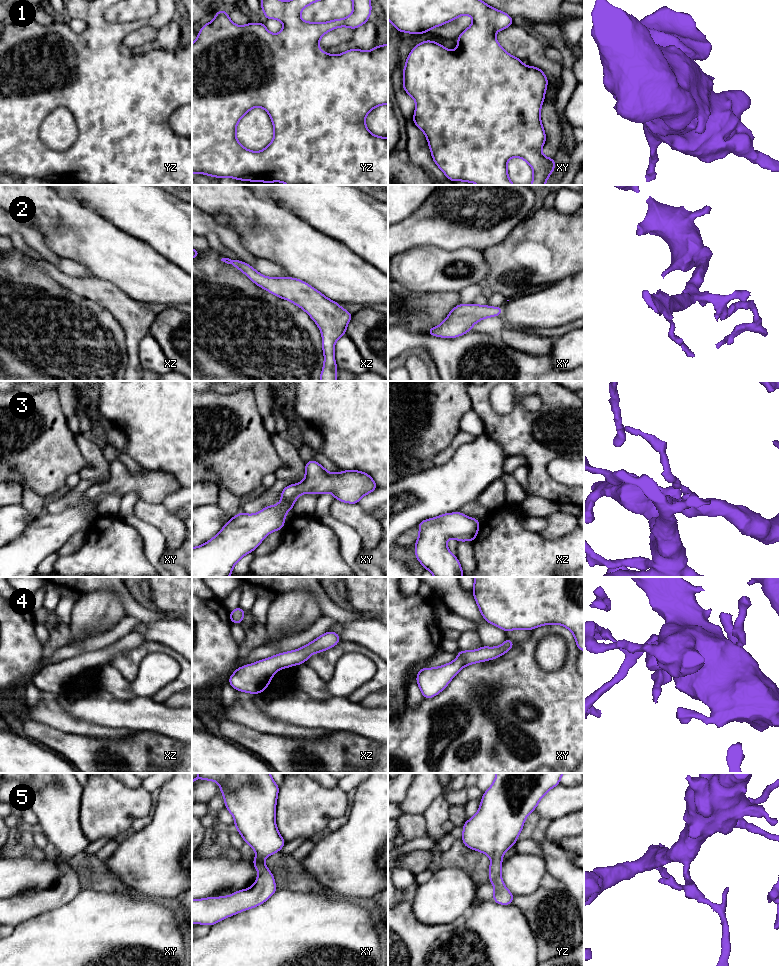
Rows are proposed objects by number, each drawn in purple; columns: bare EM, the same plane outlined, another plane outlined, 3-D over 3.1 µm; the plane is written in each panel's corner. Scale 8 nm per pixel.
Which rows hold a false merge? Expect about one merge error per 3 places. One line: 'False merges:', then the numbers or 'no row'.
False merges: no row

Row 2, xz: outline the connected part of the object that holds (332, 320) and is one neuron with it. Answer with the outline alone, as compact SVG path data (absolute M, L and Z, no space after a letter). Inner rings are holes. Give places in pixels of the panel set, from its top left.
M222 258L221 261L233 265L252 282L271 294L301 307L314 320L322 333L324 353L320 381L337 381L334 345L342 335L346 334L347 325L353 314L302 280L293 277L266 277L239 259Z

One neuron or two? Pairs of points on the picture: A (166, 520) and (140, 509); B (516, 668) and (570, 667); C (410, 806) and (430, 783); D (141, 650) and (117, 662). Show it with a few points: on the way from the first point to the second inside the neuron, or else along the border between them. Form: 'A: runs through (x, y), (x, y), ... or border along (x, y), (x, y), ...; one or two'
A: runs through (160, 518), (156, 514), (146, 512); one
B: runs through (529, 678), (557, 678); one
C: runs through (416, 800), (424, 789); one
D: runs through (135, 656), (129, 662), (123, 662); one

